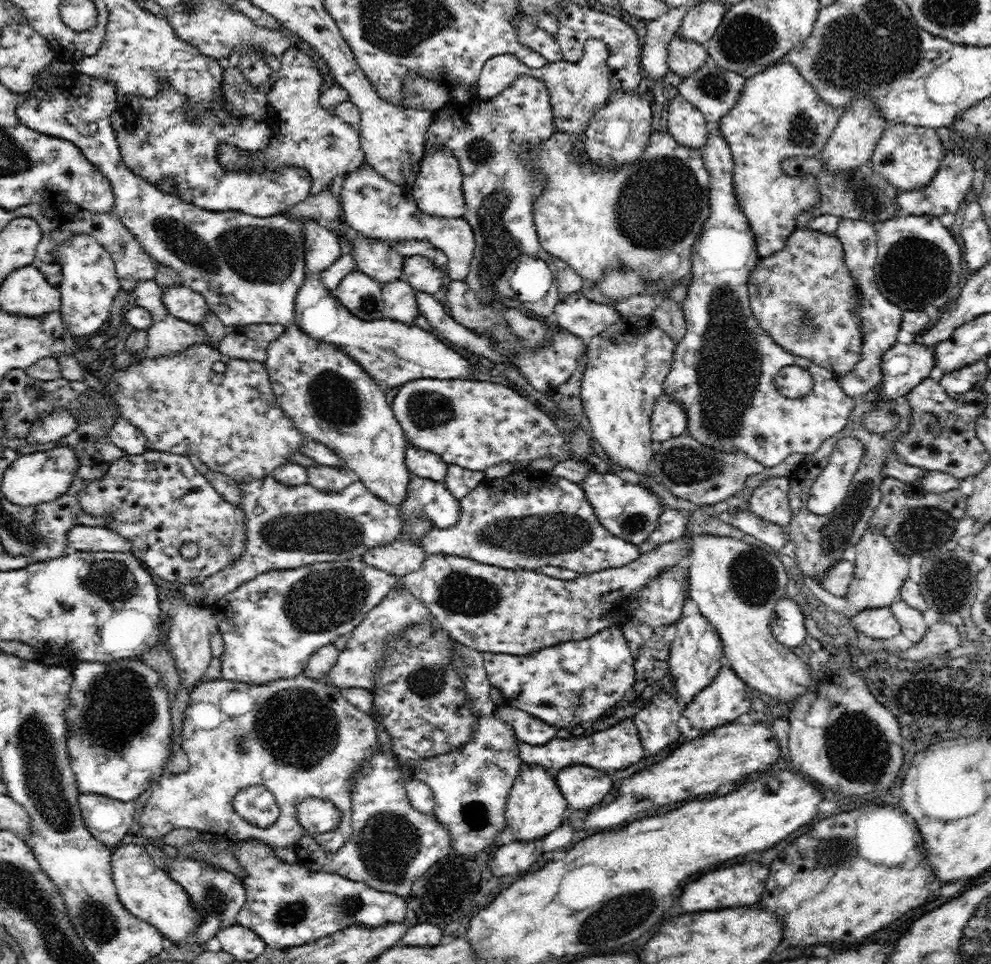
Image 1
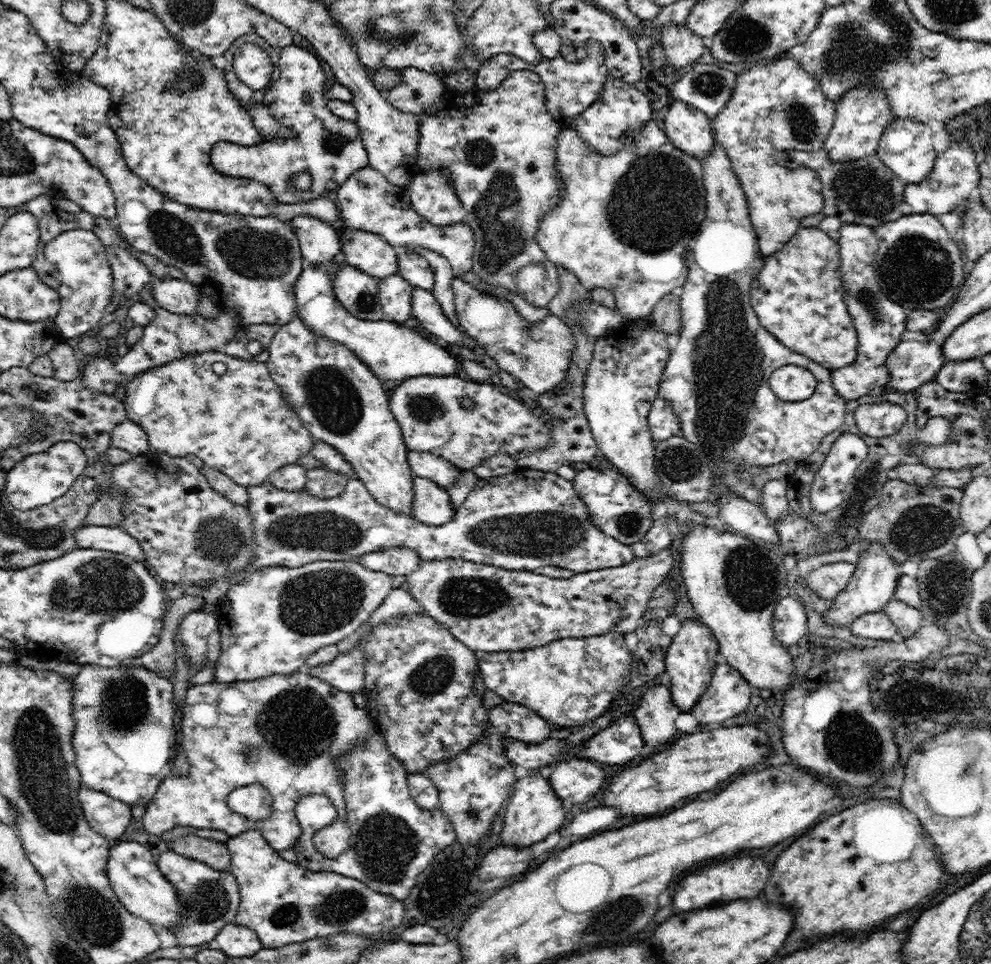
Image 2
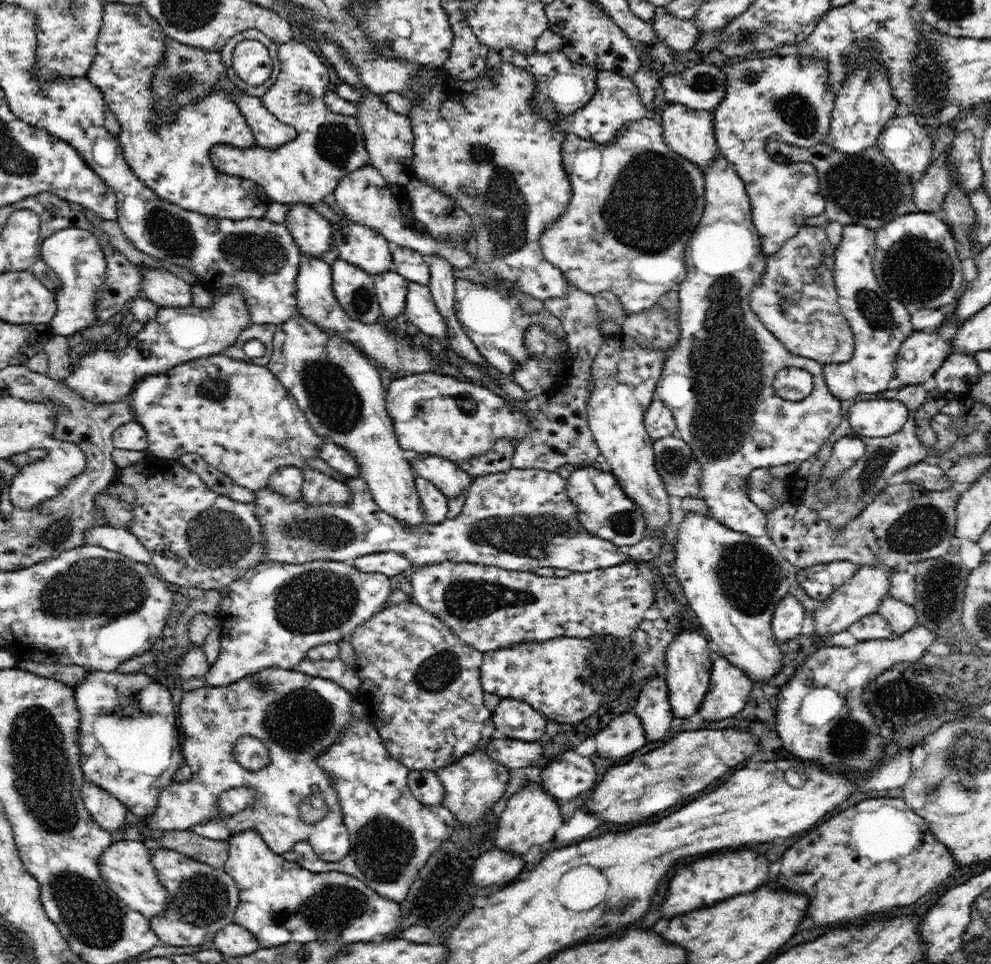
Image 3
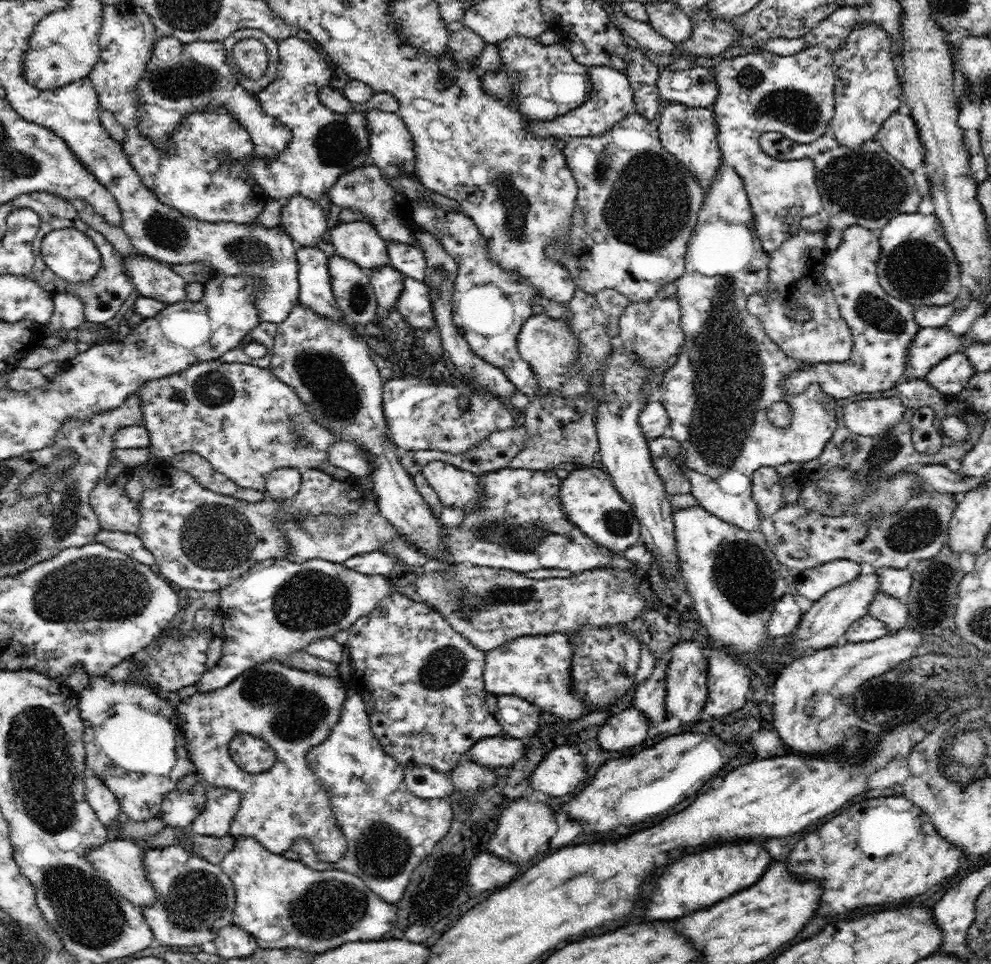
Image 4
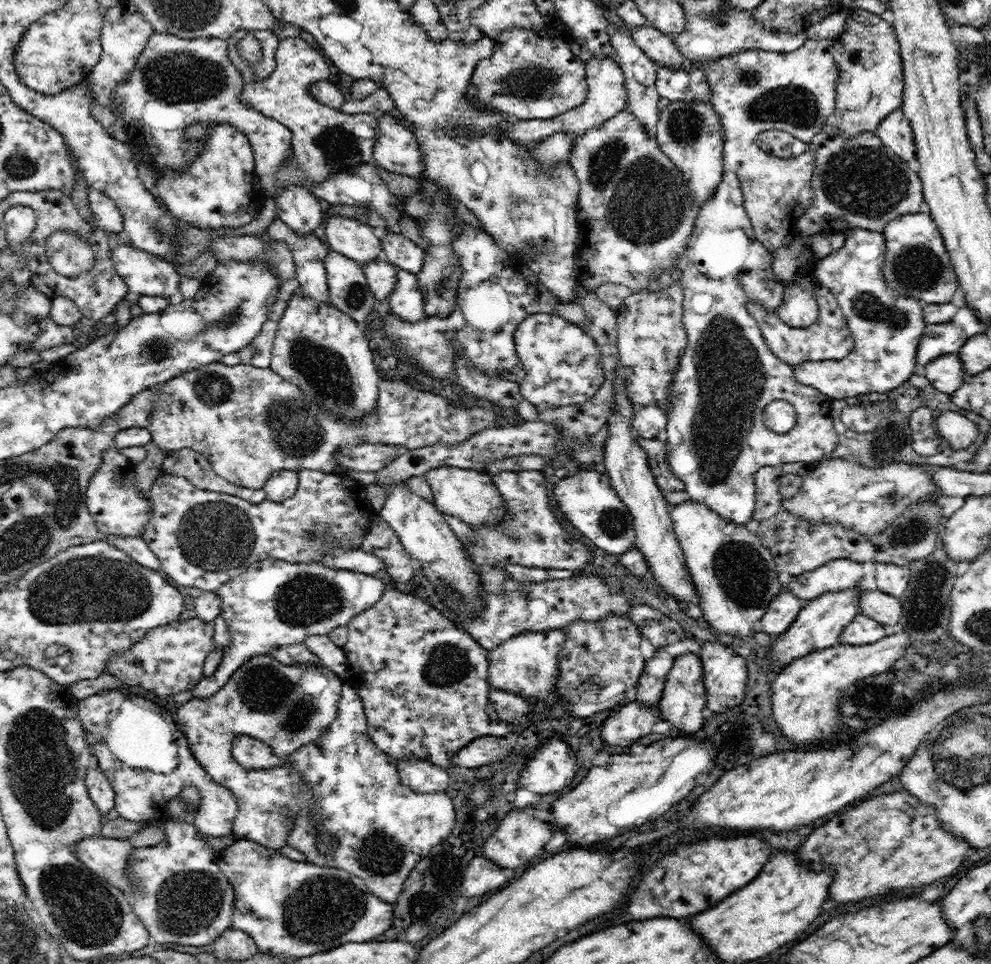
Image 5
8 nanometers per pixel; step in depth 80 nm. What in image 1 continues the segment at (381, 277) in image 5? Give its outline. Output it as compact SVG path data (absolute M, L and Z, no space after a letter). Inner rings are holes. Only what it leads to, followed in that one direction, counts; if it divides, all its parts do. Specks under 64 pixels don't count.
M404 278L382 283L383 318L412 325L418 318L416 290Z

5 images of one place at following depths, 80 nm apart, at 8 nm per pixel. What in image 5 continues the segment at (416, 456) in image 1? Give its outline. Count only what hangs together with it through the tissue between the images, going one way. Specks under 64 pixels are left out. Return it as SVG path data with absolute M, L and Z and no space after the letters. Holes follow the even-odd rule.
M442 465L423 475L434 495L434 505L442 514L458 516L462 521L468 523L470 528L484 523L486 525L496 524L504 516L504 501L501 500L500 493L493 485L492 477L486 472Z

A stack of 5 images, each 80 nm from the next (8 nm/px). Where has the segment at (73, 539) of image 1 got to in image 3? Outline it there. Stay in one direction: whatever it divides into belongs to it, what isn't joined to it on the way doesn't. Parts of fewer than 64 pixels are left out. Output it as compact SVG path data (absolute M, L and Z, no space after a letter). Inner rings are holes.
M96 524L86 531L85 544L102 546L108 550L119 552L135 562L143 564L152 562L152 555L148 549L135 534L124 527Z

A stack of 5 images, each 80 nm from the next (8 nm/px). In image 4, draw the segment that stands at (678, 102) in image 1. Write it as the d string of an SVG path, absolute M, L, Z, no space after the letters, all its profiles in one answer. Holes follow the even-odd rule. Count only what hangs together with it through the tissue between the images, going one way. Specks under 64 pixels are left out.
M671 102L665 109L661 109L658 122L661 146L690 169L694 179L704 189L705 198L705 192L722 164L722 152L717 138L719 130L712 108L695 108Z

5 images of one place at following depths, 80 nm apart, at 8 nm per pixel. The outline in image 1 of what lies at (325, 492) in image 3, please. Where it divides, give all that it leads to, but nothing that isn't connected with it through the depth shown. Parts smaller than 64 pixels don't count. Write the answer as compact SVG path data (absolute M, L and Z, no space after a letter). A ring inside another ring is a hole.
M312 465L307 468L307 483L326 493L344 490L354 480L355 476L346 468L326 465Z

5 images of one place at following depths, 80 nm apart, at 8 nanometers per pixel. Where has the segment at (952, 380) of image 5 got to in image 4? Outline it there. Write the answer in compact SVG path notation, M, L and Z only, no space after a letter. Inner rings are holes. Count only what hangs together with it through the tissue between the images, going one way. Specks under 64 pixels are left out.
M963 350L944 358L936 366L932 366L927 374L927 381L946 396L957 396L964 390L968 380L974 376L974 367L968 361Z

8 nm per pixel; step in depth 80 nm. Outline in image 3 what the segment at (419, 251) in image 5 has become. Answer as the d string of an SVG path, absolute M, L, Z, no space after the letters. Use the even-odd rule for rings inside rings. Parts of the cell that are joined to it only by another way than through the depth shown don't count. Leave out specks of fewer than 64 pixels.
M392 242L388 244L394 259L394 270L408 281L428 286L430 282L428 259L416 250L398 246Z

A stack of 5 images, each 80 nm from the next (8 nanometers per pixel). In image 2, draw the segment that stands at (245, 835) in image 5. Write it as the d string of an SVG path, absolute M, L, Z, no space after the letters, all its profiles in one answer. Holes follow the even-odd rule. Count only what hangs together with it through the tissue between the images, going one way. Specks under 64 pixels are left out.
M304 669L294 674L272 674L256 680L239 680L222 684L216 680L202 685L190 685L185 703L181 706L180 746L189 760L187 775L168 775L147 802L140 826L148 833L161 835L175 827L215 828L235 838L246 830L258 830L274 850L280 852L295 848L301 835L301 826L295 815L295 806L309 794L323 794L334 803L338 816L332 824L314 832L313 842L324 857L333 859L347 849L351 828L344 799L344 775L336 767L340 756L362 746L376 730L376 723L365 708L358 708L352 694L343 692L321 678L313 677ZM259 782L272 797L272 814L266 820L247 819L230 810L226 798L235 788Z

